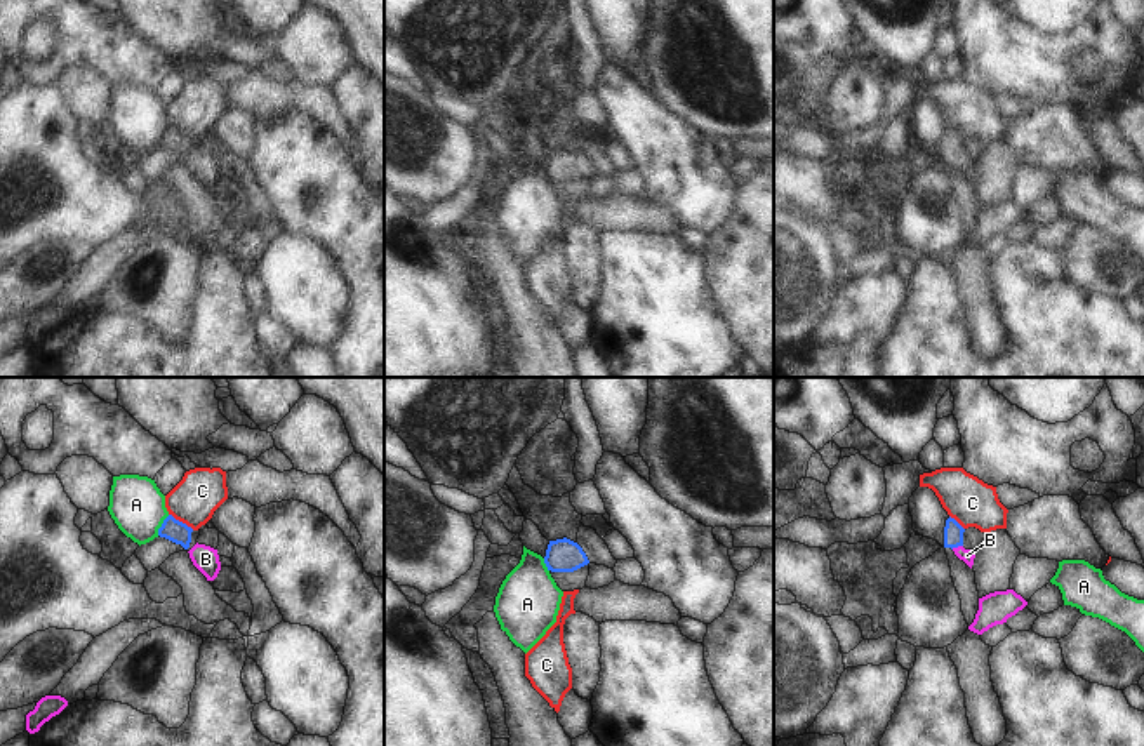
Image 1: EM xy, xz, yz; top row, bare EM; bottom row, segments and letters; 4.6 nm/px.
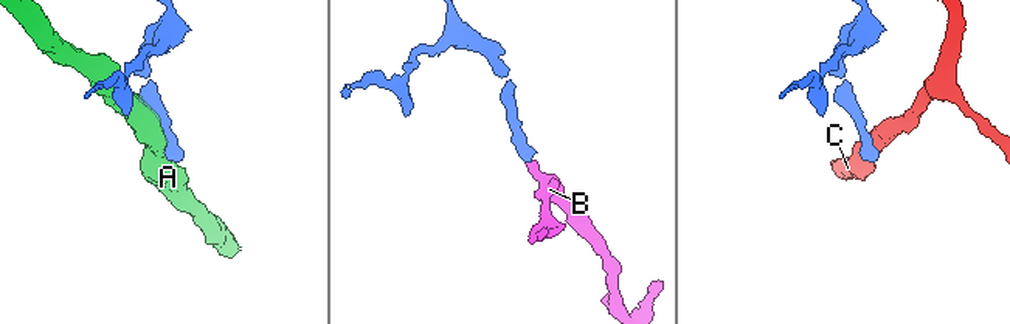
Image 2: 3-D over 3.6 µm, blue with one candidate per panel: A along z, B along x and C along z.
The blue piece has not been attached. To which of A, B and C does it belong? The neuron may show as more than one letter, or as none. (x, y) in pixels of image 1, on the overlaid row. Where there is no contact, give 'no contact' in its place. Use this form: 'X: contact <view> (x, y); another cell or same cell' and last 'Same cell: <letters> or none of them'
A: contact xy (162, 526); another cell
B: contact yz (957, 546); same cell
C: contact xy (181, 522); another cell
Same cell: B

